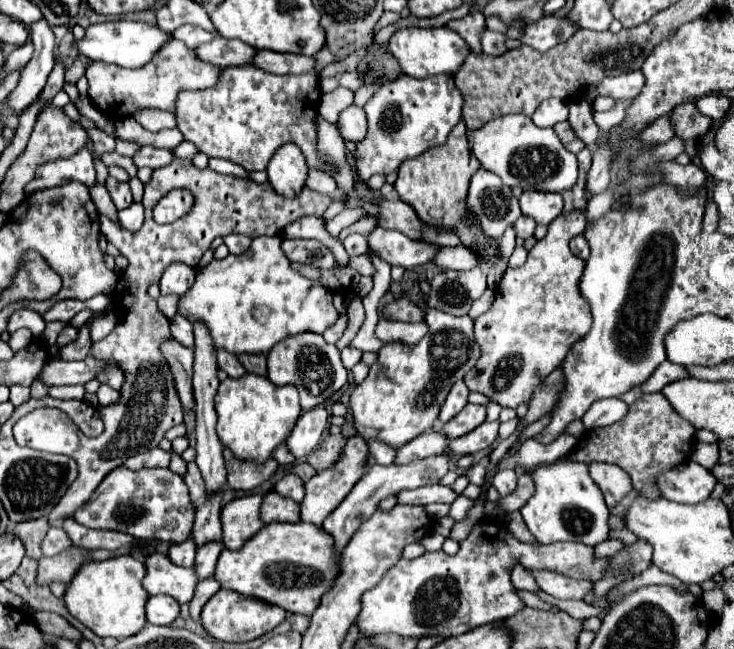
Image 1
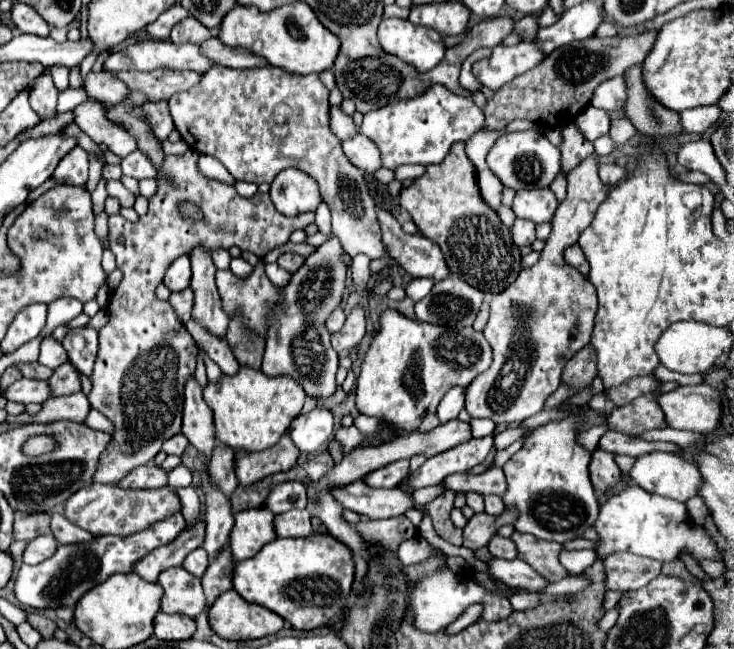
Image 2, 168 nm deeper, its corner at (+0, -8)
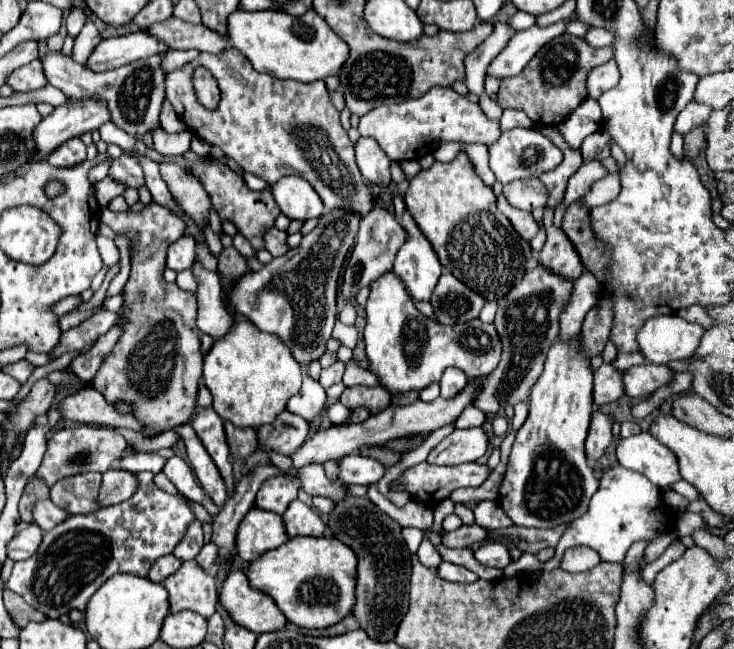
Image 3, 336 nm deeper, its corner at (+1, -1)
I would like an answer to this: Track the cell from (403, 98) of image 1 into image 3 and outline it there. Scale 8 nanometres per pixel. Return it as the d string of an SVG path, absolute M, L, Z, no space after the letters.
M434 87L420 99L408 99L398 105L382 105L360 117L358 131L362 137L372 137L392 161L420 159L432 153L438 143L462 141L492 145L500 137L500 121L488 119L478 103L466 101L450 87Z

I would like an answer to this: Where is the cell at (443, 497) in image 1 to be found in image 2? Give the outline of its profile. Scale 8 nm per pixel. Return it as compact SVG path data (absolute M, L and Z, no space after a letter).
M363 480L353 482L345 488L331 490L335 500L361 516L367 518L393 518L415 508L415 500L401 488L371 488Z

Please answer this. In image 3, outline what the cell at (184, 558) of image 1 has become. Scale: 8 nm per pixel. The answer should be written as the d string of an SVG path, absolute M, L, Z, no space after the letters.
M206 543L206 545L202 547L202 551L198 553L198 557L196 557L196 563L198 563L202 569L206 569L208 573L214 575L216 559L218 559L218 547L214 547L214 543Z

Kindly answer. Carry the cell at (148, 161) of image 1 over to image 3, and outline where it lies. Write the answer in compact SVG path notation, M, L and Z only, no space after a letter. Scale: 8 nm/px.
M122 155L122 157L114 159L114 161L110 163L108 177L114 179L116 183L126 185L126 187L134 187L134 189L144 187L142 167L140 167L138 161L136 161L134 157L130 157L130 155Z

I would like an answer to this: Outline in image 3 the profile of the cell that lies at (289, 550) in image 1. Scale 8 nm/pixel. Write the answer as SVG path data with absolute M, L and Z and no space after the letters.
M294 537L278 549L264 553L258 561L254 561L248 569L250 585L268 593L276 599L276 605L286 615L286 619L298 627L308 629L326 629L330 625L340 623L356 603L356 555L334 537Z

